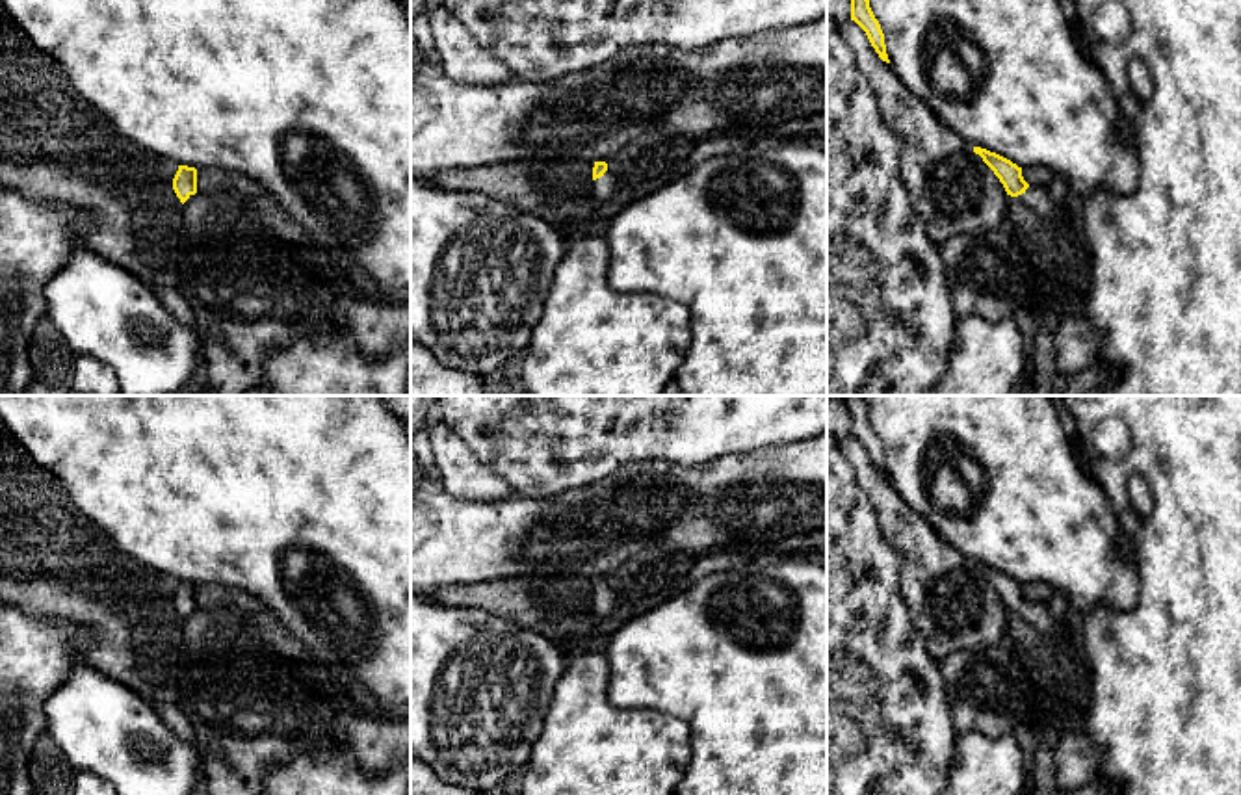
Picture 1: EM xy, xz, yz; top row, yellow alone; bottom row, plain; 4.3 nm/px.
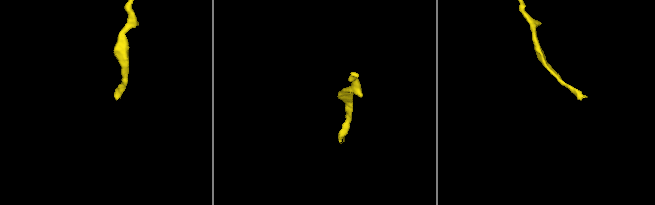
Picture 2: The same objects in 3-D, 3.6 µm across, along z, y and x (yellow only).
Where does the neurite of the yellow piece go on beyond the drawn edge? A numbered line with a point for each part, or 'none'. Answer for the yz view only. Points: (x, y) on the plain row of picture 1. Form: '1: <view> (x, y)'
1: yz (1035, 613)

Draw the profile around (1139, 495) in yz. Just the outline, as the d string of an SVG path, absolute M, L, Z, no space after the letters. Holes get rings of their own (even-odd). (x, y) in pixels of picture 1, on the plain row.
M1139 474L1128 477L1128 498L1131 509L1139 516L1148 516L1152 513L1152 492Z

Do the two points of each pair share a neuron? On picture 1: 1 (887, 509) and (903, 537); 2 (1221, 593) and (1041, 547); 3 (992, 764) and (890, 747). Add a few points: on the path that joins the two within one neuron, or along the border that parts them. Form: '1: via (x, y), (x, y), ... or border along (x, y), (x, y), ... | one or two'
1: via (894, 517), (903, 530) | one
2: border along (1119, 530), (1136, 574), (1126, 612) | two
3: border along (957, 734), (946, 775) | two

